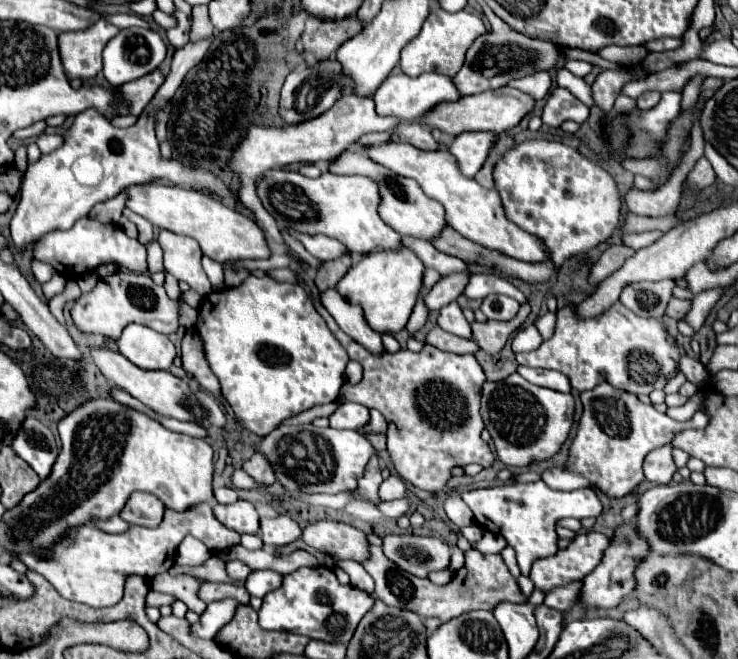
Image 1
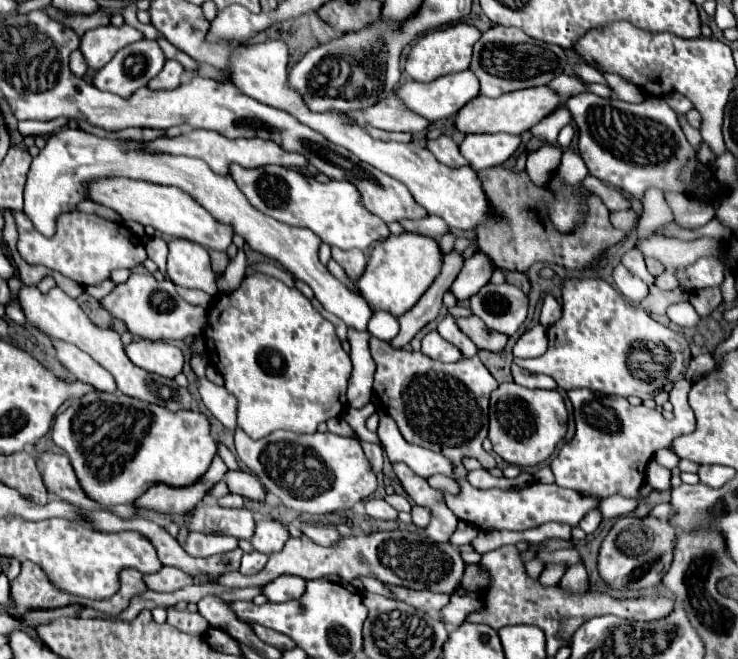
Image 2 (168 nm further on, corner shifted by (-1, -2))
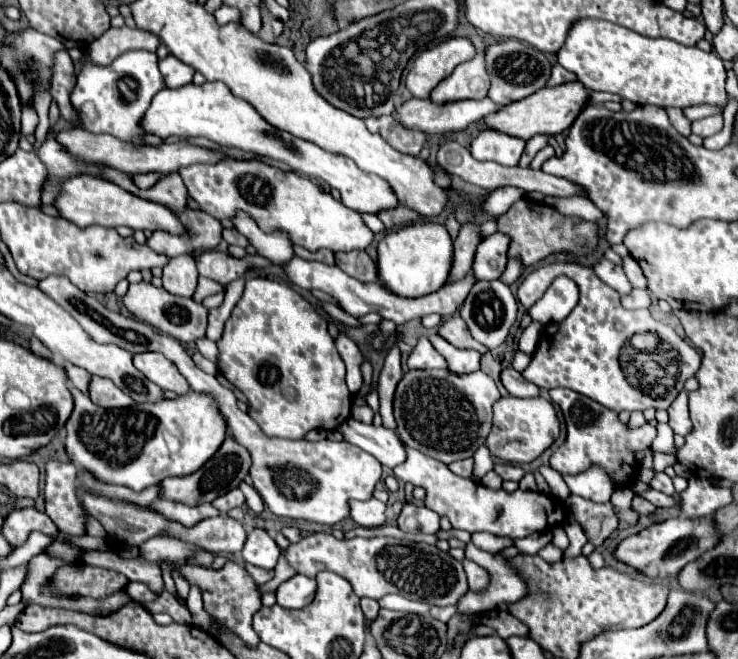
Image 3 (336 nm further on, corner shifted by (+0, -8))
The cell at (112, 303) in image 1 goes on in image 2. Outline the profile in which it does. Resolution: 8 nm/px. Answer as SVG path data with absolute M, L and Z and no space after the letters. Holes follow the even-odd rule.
M132 273L126 283L116 285L116 289L102 299L102 305L120 321L126 323L126 329L142 339L152 341L172 341L186 339L202 333L206 327L206 309L186 303L178 293L172 281L156 281L150 273Z

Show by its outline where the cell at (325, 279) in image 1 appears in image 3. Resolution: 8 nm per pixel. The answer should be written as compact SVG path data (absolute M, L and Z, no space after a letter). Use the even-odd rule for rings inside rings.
M349 251L349 253L335 253L335 263L347 275L363 281L373 283L377 281L377 267L365 251Z

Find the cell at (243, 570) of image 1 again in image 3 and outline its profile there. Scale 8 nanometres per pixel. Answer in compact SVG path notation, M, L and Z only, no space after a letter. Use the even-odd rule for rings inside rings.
M245 563L245 571L253 577L253 581L255 581L257 585L263 585L263 583L267 583L267 581L273 577L273 571L267 571L267 569L263 569L263 567L255 567L255 565L251 565L251 563Z

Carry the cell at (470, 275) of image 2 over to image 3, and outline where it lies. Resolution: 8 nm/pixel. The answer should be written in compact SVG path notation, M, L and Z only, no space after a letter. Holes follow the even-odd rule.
M495 233L477 245L473 275L475 281L495 281L505 269L509 241L503 233Z

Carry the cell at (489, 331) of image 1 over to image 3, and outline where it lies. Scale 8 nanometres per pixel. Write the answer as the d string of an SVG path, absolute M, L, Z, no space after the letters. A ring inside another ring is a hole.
M453 315L453 317L445 319L441 323L441 327L439 327L439 335L443 339L447 339L451 345L461 347L461 349L475 349L479 353L487 353L489 351L485 345L481 345L479 341L473 339L473 335L469 333L467 323L459 315Z

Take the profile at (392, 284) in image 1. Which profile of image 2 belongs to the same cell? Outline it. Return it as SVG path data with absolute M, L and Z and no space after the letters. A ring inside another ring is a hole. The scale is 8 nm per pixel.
M418 233L390 235L374 245L366 271L358 281L358 289L374 311L382 309L394 317L400 317L416 305L424 291L434 283L440 269L442 251L438 241L432 241L432 237L420 237Z

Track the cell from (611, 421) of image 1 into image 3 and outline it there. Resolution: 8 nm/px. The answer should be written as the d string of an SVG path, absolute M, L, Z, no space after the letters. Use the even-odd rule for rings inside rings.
M555 389L549 393L553 403L561 407L563 417L567 421L567 441L551 455L551 467L561 475L577 475L587 471L593 465L599 465L611 476L616 487L631 485L635 479L635 473L639 475L639 461L635 453L651 447L657 435L655 427L645 423L637 429L631 429L627 423L619 421L619 415L615 411L569 389Z

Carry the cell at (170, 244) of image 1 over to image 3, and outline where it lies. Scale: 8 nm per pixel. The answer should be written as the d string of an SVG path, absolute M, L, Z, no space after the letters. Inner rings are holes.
M191 255L175 257L163 267L163 287L173 295L191 297L195 293L197 279L199 273L195 267L195 259Z

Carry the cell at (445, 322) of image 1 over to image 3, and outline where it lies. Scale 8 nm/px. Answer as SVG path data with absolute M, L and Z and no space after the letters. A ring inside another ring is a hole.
M433 333L429 335L433 347L447 359L449 363L449 369L457 375L461 373L471 373L471 371L477 371L479 369L479 359L481 355L477 351L467 351L467 349L459 349L455 345L451 345L449 341L445 341L441 335Z

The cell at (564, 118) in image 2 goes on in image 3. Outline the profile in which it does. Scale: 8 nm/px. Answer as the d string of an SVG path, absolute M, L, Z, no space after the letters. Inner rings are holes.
M535 135L535 137L531 137L531 139L527 141L527 145L525 145L525 151L523 151L523 155L521 155L519 165L521 165L521 167L529 167L531 159L535 157L535 153L537 153L539 149L543 149L543 147L547 145L547 141L549 141L547 135Z

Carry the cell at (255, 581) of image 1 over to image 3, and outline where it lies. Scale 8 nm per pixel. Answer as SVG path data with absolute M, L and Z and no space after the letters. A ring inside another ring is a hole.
M295 575L277 587L277 591L275 591L277 605L281 605L285 609L303 609L305 605L311 603L311 599L315 595L315 587L317 587L315 579Z

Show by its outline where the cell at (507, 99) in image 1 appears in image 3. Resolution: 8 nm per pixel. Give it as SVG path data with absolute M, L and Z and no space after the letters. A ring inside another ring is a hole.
M579 81L563 83L557 87L539 89L535 95L529 95L521 101L507 105L507 107L501 107L499 111L483 117L479 123L487 125L493 131L507 133L507 135L519 137L519 139L531 139L537 133L557 135L557 133L565 131L567 127L571 127L571 123L575 121L575 115L579 115L581 107L585 103L587 103L587 89L583 87L583 83L579 83Z

